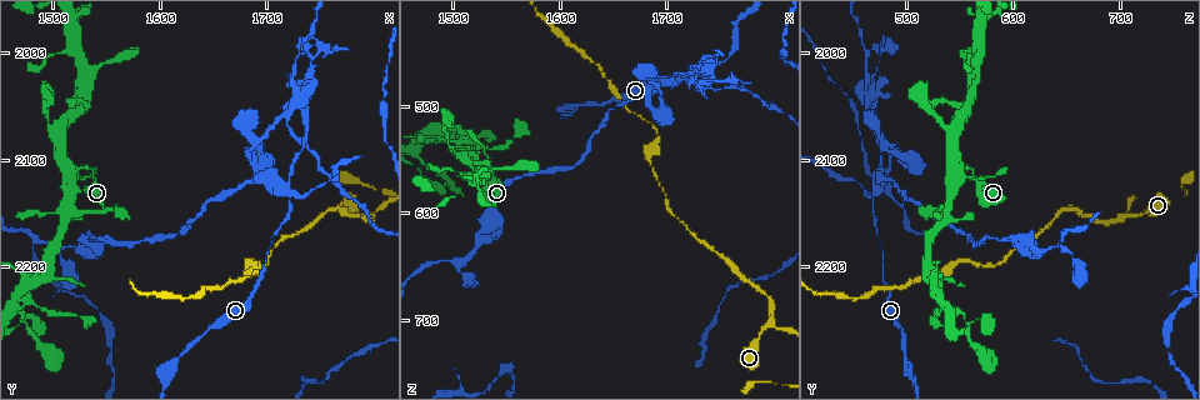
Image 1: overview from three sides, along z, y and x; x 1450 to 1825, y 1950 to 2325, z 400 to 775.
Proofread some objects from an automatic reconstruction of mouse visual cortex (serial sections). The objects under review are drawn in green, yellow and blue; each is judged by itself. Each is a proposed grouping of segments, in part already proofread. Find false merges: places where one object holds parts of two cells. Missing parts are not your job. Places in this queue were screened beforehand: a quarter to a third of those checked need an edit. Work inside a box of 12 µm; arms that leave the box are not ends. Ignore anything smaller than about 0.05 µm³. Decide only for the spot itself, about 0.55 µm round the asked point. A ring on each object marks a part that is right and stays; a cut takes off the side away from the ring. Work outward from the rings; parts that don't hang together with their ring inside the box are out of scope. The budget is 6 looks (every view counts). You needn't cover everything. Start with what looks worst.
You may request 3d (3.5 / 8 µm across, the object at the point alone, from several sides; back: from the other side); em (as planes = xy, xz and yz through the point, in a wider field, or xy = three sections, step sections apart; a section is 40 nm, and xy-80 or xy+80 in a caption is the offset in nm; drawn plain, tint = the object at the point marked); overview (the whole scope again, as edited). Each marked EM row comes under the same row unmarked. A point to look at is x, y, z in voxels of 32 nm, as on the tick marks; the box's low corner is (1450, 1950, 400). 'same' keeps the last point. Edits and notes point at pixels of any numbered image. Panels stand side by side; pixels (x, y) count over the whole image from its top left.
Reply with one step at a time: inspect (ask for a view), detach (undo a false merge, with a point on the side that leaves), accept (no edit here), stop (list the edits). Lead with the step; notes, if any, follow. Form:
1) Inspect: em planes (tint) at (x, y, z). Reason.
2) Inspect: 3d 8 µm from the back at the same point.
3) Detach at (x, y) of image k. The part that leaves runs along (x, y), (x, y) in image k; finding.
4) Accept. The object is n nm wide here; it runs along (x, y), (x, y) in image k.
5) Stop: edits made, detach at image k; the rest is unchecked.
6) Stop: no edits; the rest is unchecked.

Inspect: 3d 8 µm at (1718, 2132, 474). Calibre changes.

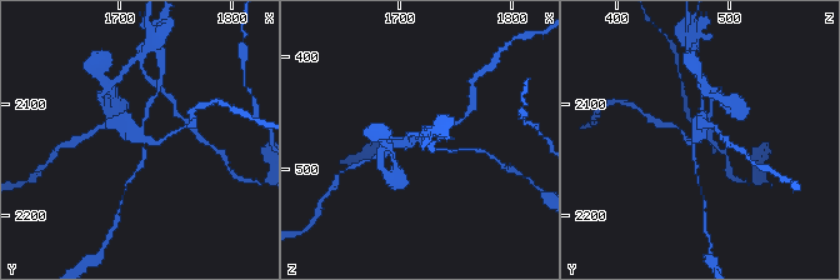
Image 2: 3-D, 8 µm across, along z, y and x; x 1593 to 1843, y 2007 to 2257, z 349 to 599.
Inspect: 3d 3.5 µm at (1716, 2128, 476).

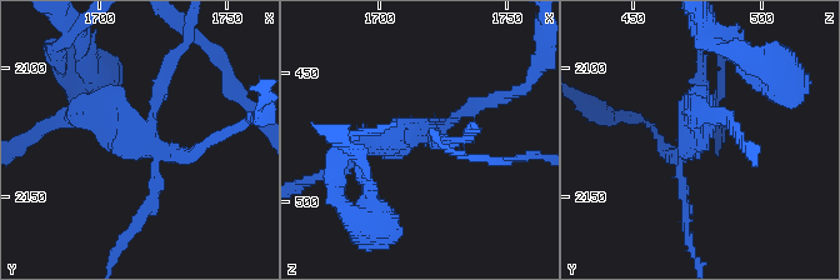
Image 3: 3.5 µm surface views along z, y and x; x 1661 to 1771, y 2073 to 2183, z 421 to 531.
Detach at (198, 153) of image 3. Two cells meet here.

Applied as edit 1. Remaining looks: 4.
Inspect: overview. Redraw.

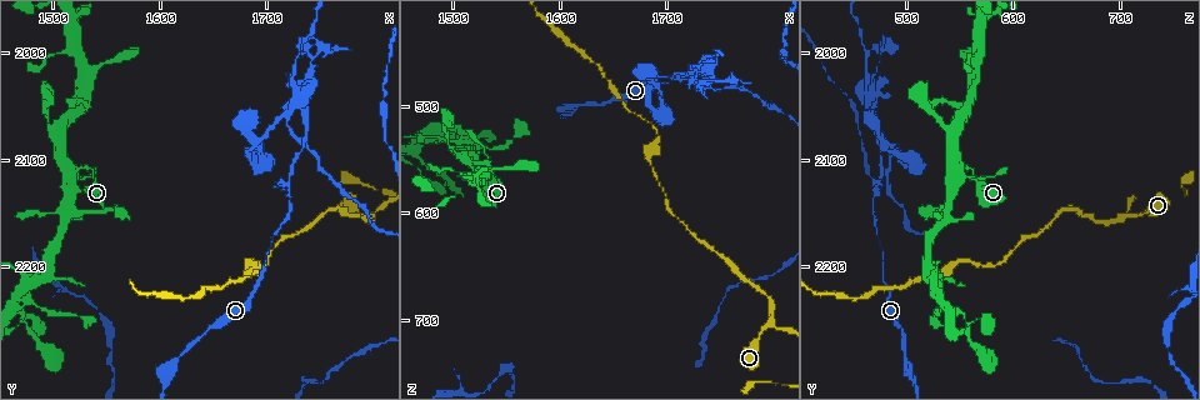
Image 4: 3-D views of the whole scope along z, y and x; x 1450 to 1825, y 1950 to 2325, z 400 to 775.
Inspect: 3d 3.5 µm from the back at (1732, 2052, 470). Two arms at a narrow angle.

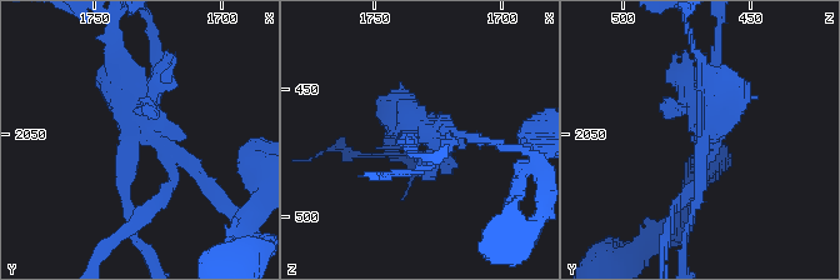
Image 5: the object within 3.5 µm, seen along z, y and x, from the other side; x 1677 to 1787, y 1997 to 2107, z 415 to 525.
Inspect: em xy step 1 (tint) at (1733, 2049, 467).

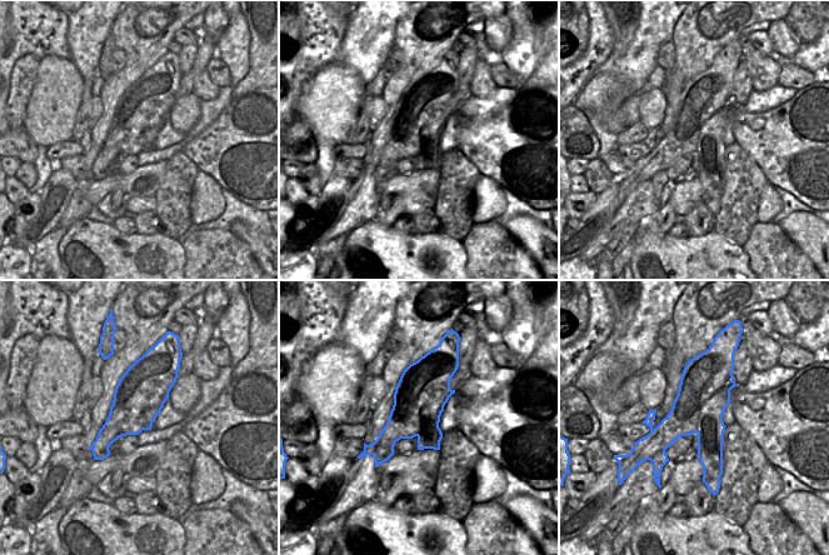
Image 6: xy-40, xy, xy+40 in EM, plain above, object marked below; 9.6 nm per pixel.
Detach at (459, 139) of image 5. The part that leaves runs along (421, 131), (449, 131), (506, 148) in image 5; a second cell is stuck on.

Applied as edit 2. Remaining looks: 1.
Stop: edits made, detach at image 3, detach at image 5; the rest is unchecked.

